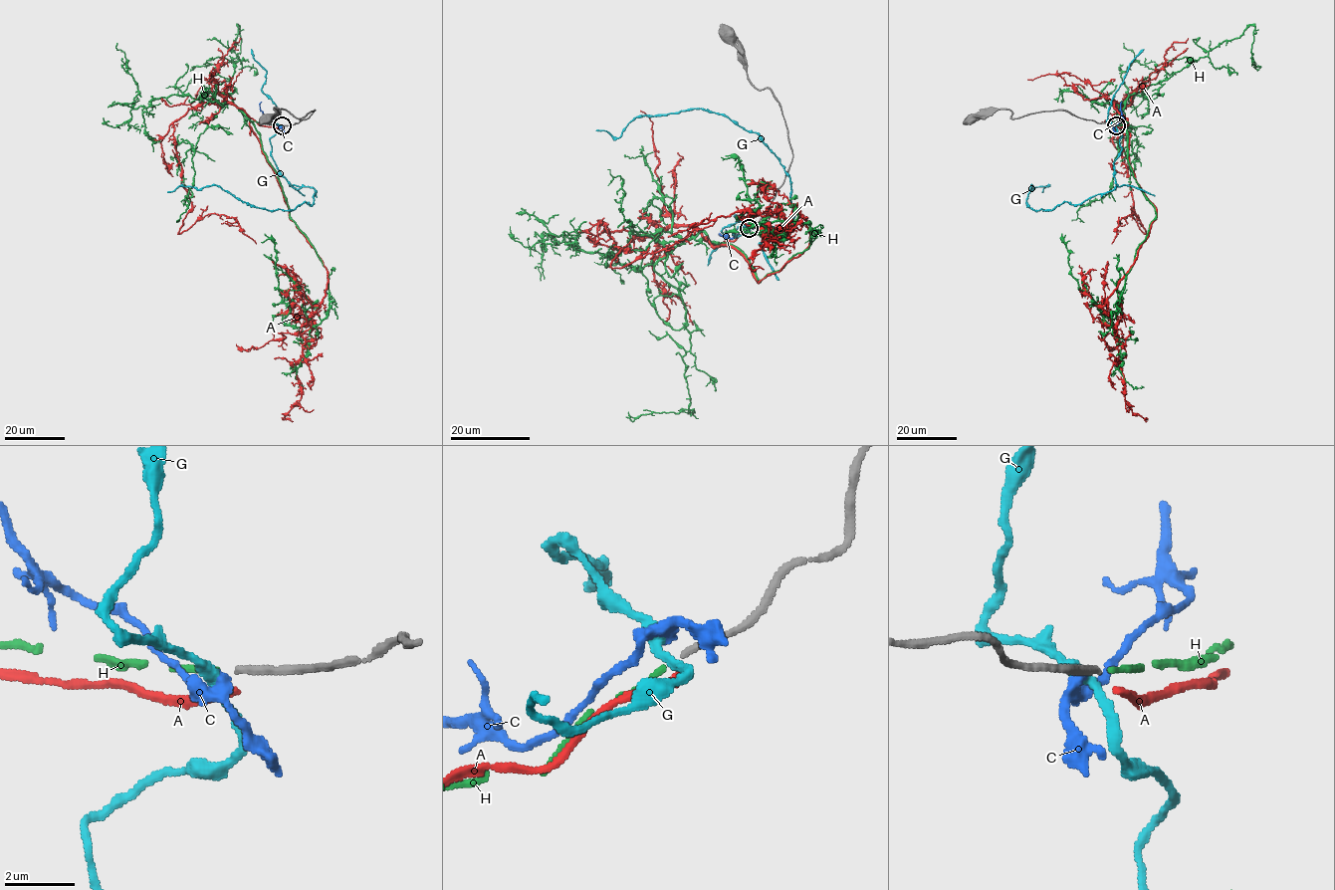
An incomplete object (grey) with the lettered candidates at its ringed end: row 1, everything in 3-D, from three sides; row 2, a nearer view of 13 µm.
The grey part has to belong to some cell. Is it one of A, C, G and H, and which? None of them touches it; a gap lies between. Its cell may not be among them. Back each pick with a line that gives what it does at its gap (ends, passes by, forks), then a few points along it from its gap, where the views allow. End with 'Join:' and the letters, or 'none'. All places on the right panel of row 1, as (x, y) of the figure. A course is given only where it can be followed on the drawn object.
H: it ends | via (1116, 125), (1128, 121), (1128, 162), (1156, 217), (1136, 250), (1111, 327), (1071, 275), (1062, 242)
Join: H

